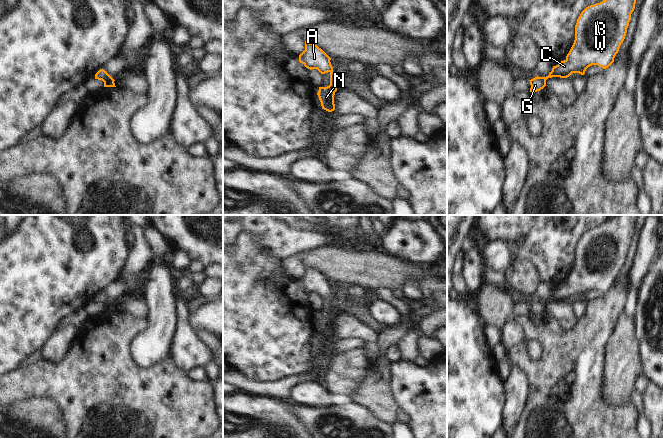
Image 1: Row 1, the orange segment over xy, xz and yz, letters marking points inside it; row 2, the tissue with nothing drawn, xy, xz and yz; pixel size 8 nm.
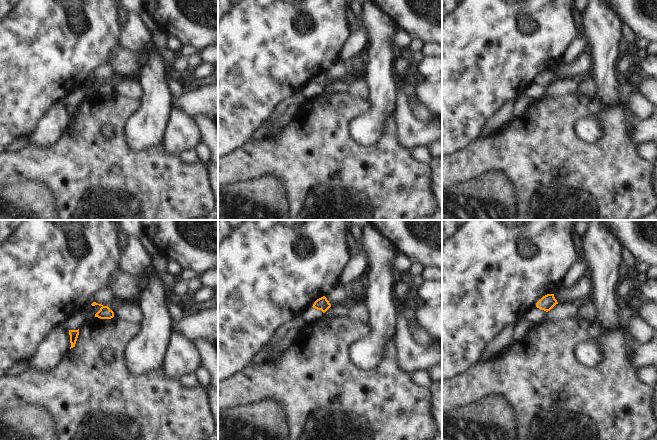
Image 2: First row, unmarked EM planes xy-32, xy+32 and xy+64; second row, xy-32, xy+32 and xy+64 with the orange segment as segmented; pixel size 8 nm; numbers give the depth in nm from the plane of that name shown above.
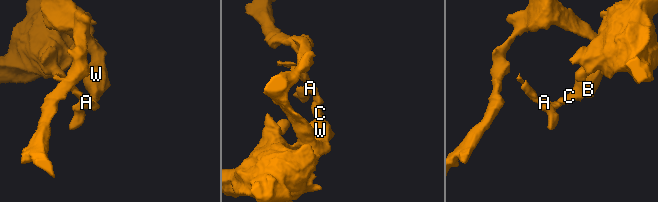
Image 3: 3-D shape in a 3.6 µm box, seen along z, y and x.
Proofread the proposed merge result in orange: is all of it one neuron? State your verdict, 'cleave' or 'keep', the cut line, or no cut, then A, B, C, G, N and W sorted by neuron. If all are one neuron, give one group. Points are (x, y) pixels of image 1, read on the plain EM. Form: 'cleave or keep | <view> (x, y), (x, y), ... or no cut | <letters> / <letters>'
cleave | xy (111, 301), (104, 306) | A G / B C N W

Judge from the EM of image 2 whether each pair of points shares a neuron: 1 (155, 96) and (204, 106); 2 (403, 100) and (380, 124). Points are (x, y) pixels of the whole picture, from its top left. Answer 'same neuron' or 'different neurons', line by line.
1: different neurons
2: different neurons

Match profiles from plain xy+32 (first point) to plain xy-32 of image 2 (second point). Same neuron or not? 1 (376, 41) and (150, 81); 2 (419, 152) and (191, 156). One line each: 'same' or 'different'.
1: same
2: same

